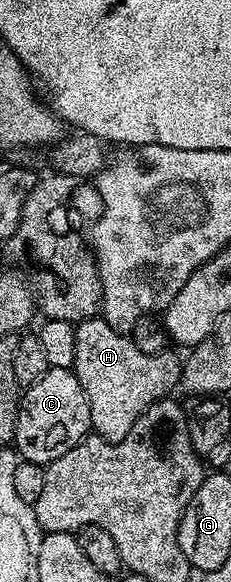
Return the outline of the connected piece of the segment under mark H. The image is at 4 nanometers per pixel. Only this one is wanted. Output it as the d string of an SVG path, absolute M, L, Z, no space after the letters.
M102 316L88 317L86 321L75 325L75 338L77 339L77 355L73 371L81 383L89 403L91 416L91 429L94 436L106 441L123 441L125 435L137 423L137 419L145 413L155 401L164 400L171 388L178 386L181 381L181 361L175 358L171 351L157 355L145 355L145 351L137 351L130 336L126 332L114 329Z

